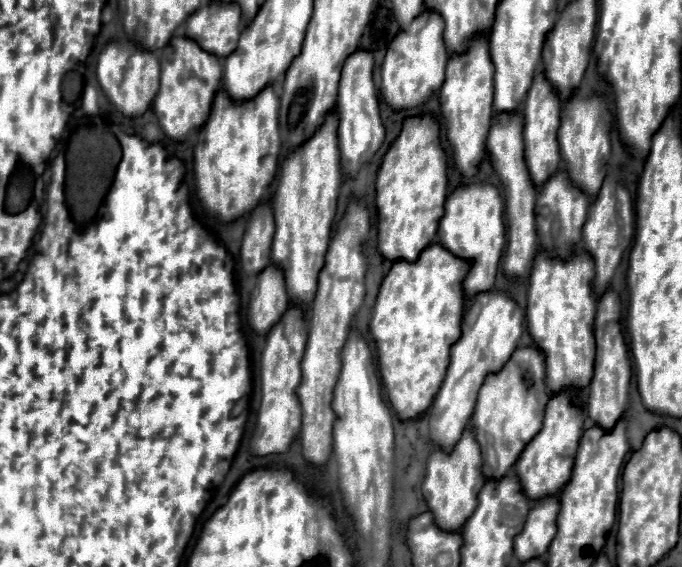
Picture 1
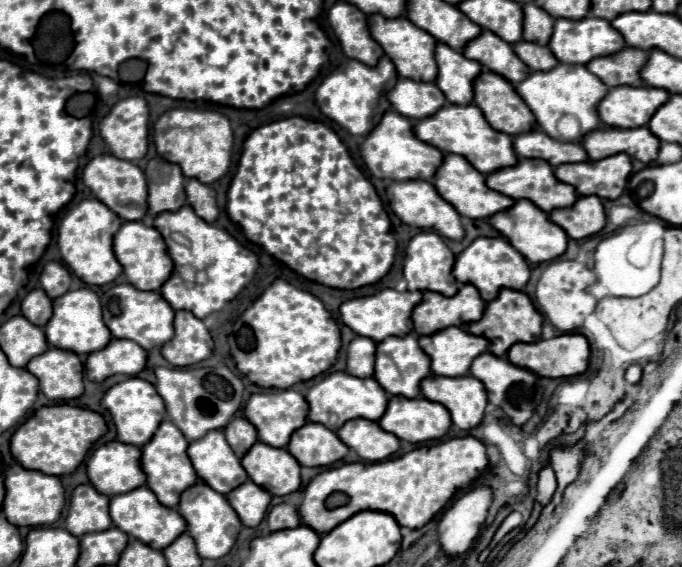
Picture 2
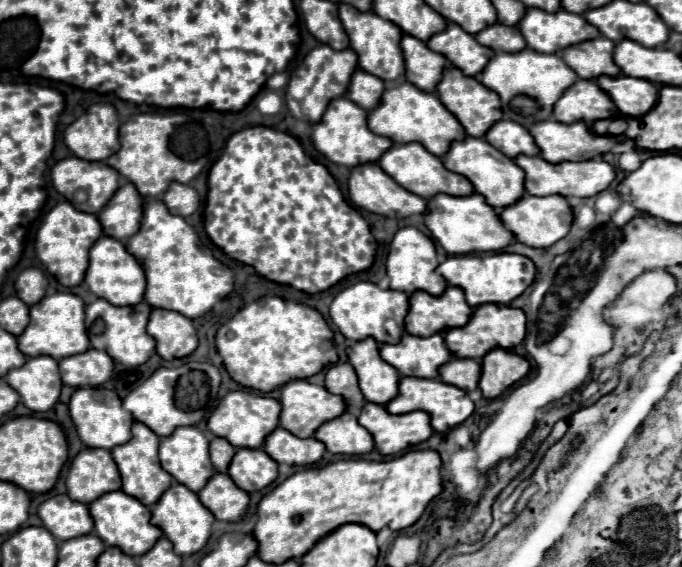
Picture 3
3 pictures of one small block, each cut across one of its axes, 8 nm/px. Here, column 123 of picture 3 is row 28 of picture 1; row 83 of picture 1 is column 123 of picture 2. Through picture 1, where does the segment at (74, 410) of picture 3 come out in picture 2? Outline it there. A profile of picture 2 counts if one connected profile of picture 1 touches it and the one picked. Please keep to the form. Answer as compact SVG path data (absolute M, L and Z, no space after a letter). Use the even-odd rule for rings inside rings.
M128 378L120 384L114 384L100 400L102 408L106 408L112 416L112 422L116 426L118 440L124 444L134 444L134 446L144 446L150 438L152 432L156 432L158 424L164 420L164 400L160 400L156 388L142 380L142 378Z

